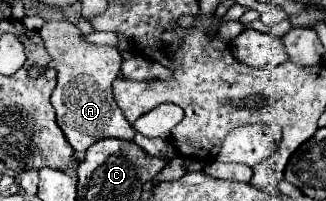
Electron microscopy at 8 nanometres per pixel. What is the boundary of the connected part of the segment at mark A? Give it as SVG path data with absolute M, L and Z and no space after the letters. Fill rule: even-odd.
M48 21L40 29L40 37L44 41L46 51L52 61L50 67L58 71L58 85L50 97L58 127L62 129L66 141L74 151L86 151L92 143L104 137L118 139L134 139L132 125L124 119L122 111L114 103L112 97L112 81L120 73L120 51L116 47L100 47L86 43L80 37L80 29L68 21Z

